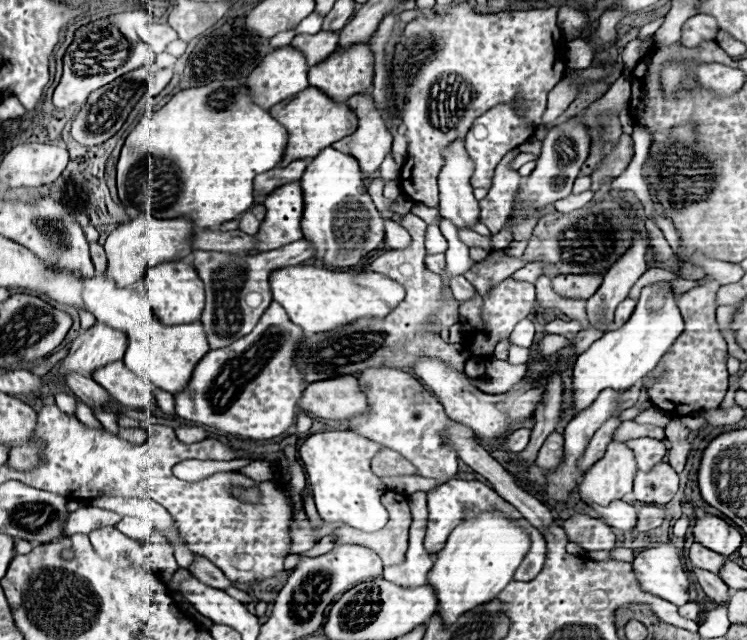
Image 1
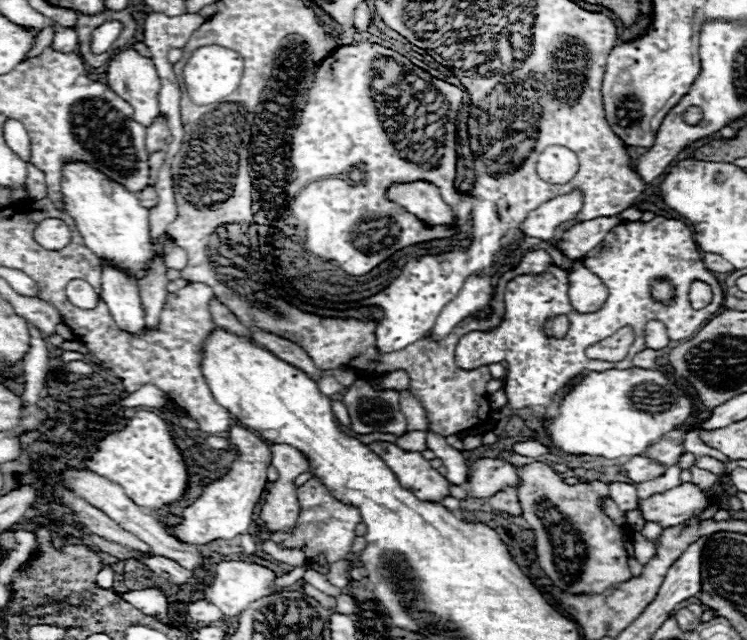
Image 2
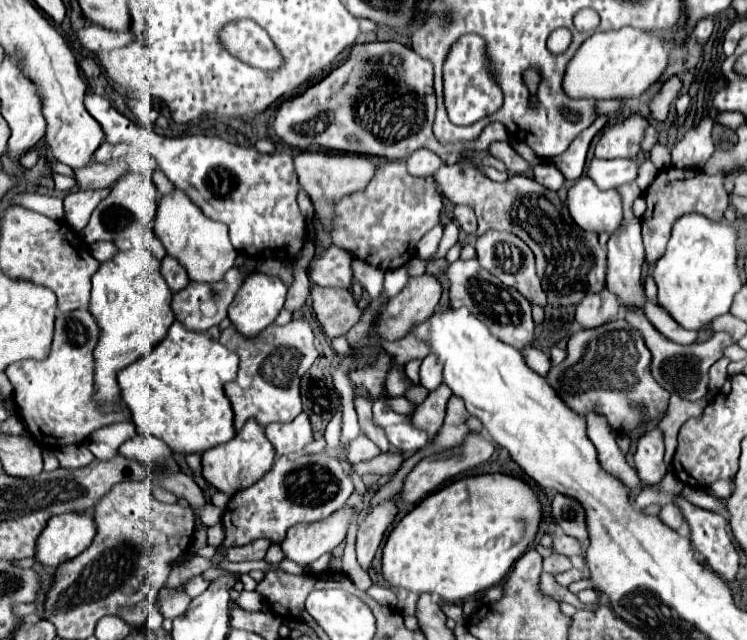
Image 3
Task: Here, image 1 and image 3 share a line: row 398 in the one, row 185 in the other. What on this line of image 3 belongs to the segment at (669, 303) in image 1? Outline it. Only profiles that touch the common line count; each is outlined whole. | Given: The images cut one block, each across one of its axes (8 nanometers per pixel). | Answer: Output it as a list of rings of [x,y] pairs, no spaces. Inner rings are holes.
[[[582,176],[574,182],[566,196],[572,220],[586,232],[612,234],[622,222],[622,202],[616,190],[598,190],[596,184]]]

